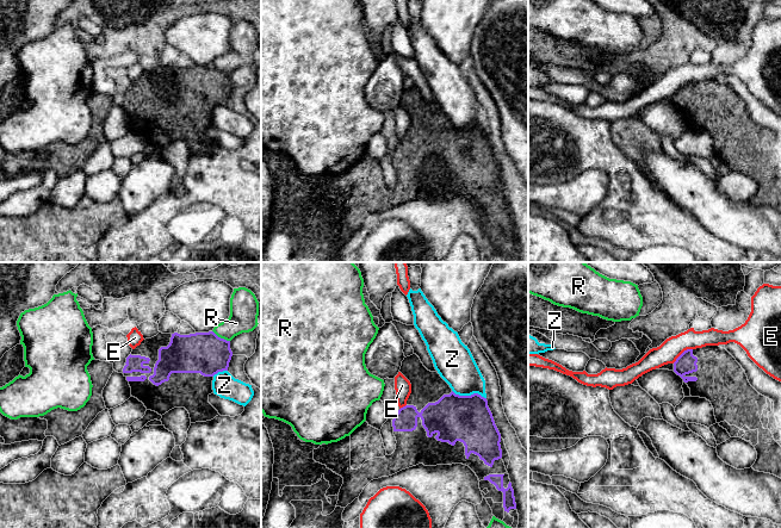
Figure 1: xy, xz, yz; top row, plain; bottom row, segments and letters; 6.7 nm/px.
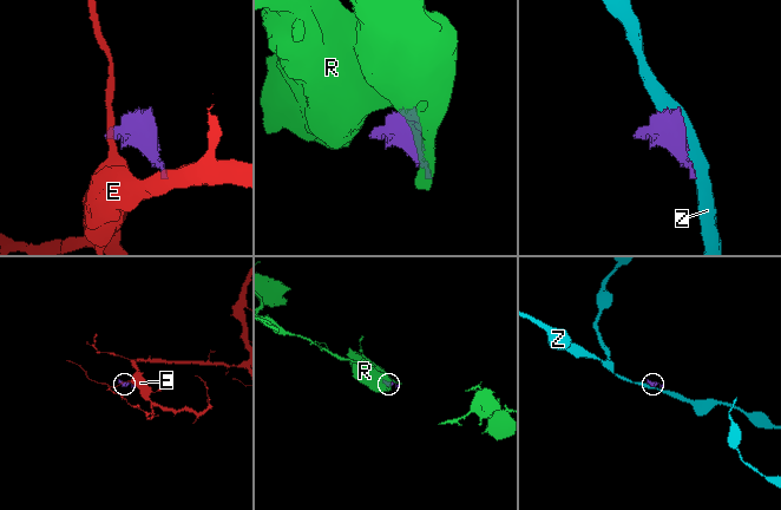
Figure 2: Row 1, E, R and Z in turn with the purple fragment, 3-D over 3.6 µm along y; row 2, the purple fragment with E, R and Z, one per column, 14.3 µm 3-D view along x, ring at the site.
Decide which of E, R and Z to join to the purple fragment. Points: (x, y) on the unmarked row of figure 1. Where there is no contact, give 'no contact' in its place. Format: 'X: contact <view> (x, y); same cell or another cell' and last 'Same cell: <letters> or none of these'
E: contact yz (682, 86); another cell
R: contact xy (219, 70); another cell
Z: contact xz (469, 129); another cell
Same cell: none of these

